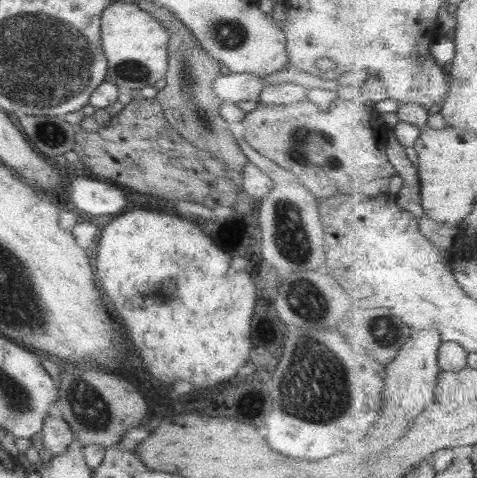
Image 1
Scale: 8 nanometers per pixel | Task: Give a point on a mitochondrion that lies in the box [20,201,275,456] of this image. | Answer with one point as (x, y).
(88, 407)

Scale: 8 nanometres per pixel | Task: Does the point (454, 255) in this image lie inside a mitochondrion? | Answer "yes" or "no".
no

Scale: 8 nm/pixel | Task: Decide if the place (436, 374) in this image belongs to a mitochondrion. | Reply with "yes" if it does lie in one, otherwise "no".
no

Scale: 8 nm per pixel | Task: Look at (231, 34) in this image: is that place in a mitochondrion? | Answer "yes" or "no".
yes

